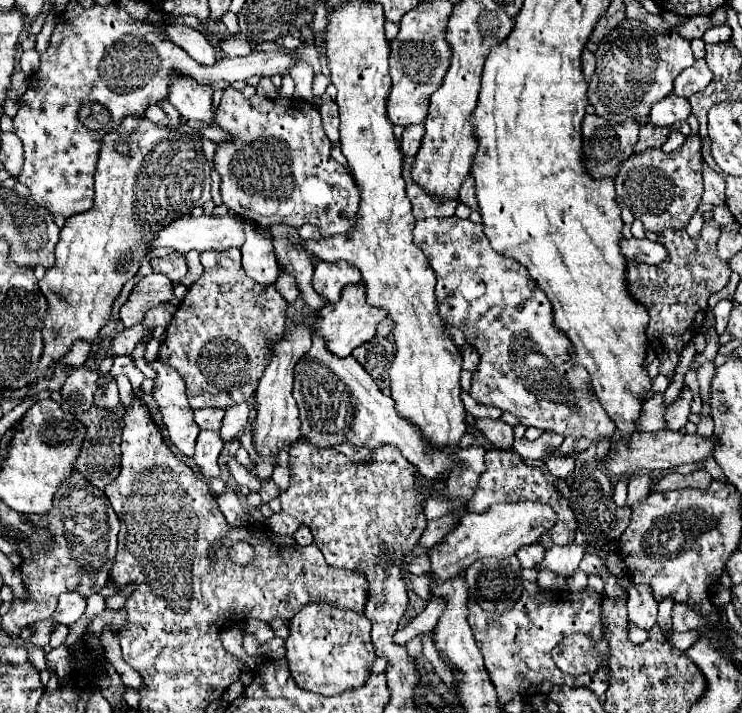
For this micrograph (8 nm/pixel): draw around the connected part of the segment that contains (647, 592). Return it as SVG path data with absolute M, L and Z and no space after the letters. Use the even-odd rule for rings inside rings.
M629 583L627 587L627 609L629 609L629 621L637 627L649 631L657 623L657 601L653 597L653 591L649 585L635 585Z

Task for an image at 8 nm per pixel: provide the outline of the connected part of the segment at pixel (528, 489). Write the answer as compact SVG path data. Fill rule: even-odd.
M503 449L487 451L485 463L487 463L487 471L483 473L483 479L479 481L479 487L477 487L471 503L467 503L469 511L483 513L493 503L511 503L511 501L551 503L551 507L555 507L555 513L557 513L557 523L551 531L547 531L547 535L543 535L543 539L539 539L539 543L545 547L551 547L553 543L573 543L577 523L567 505L567 499L561 497L559 491L555 491L555 487L545 479L545 475L539 467L527 467L515 451L503 451Z

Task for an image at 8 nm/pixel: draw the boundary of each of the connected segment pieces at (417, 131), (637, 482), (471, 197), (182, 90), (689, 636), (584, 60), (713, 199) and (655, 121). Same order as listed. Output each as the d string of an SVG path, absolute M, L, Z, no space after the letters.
M423 123L405 127L403 137L401 137L401 151L403 151L405 155L417 155L419 147L421 147L421 139L423 139L423 135L425 135L425 127L423 127Z
M643 473L643 475L635 475L629 479L629 497L627 497L627 507L633 507L637 501L645 499L649 495L651 489L651 475Z
M467 175L467 179L461 183L459 201L465 203L467 207L471 207L471 211L479 211L479 205L477 205L477 199L475 199L475 179L473 179L473 175Z
M175 75L175 79L171 79L169 103L185 119L195 119L205 125L215 125L211 87L199 87L199 83L191 83L191 79L183 79L181 75Z
M685 631L685 633L673 633L671 635L671 641L675 641L675 645L679 645L681 649L689 649L695 641L697 641L697 637L701 635L701 631Z
M583 51L583 55L581 55L581 69L583 69L585 79L589 81L593 71L595 71L595 57L593 57L591 51Z
M703 161L702 176L704 192L701 202L714 206L724 205L726 188L724 179L718 173L715 173L705 161Z
M671 93L671 95L667 95L665 99L661 99L659 103L655 103L651 107L649 121L651 121L651 125L657 125L657 127L669 127L675 121L687 119L689 115L691 115L689 99Z

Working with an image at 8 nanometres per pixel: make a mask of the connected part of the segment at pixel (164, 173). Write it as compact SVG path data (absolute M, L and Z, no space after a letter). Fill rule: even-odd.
M131 117L123 119L119 133L107 133L103 137L103 147L95 173L95 205L89 211L77 213L65 221L65 227L61 229L59 235L59 243L55 247L57 257L55 267L47 269L45 277L39 281L39 287L49 303L43 327L45 349L39 363L41 371L45 371L59 357L69 353L73 341L77 339L93 341L99 329L109 323L109 319L113 317L111 315L113 303L119 297L123 285L137 275L141 259L149 253L147 239L151 239L151 235L155 235L159 227L171 223L171 219L179 219L179 215L191 213L195 207L201 207L209 199L211 199L211 169L203 155L201 141L191 141L189 135L183 133L179 133L179 139L173 139L173 131L159 129L149 119L131 119ZM119 137L129 139L127 155L119 155L115 151L115 141Z

